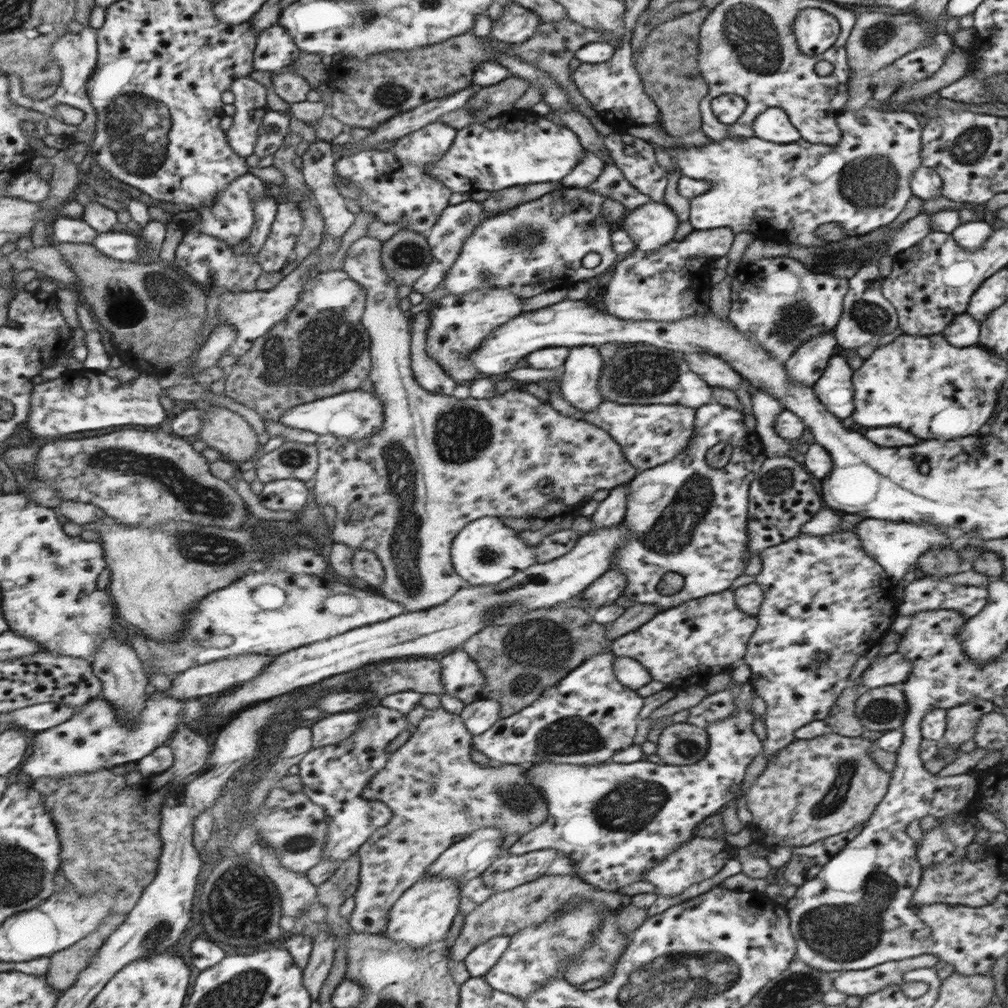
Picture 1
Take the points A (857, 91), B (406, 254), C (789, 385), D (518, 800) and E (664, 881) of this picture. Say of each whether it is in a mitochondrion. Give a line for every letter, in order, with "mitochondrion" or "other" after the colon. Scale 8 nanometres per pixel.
A: other
B: mitochondrion
C: other
D: mitochondrion
E: other

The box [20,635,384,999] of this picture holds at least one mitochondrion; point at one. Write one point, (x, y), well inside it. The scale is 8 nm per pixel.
(243, 903)

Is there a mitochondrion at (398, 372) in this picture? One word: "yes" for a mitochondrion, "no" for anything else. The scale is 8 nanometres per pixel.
no

